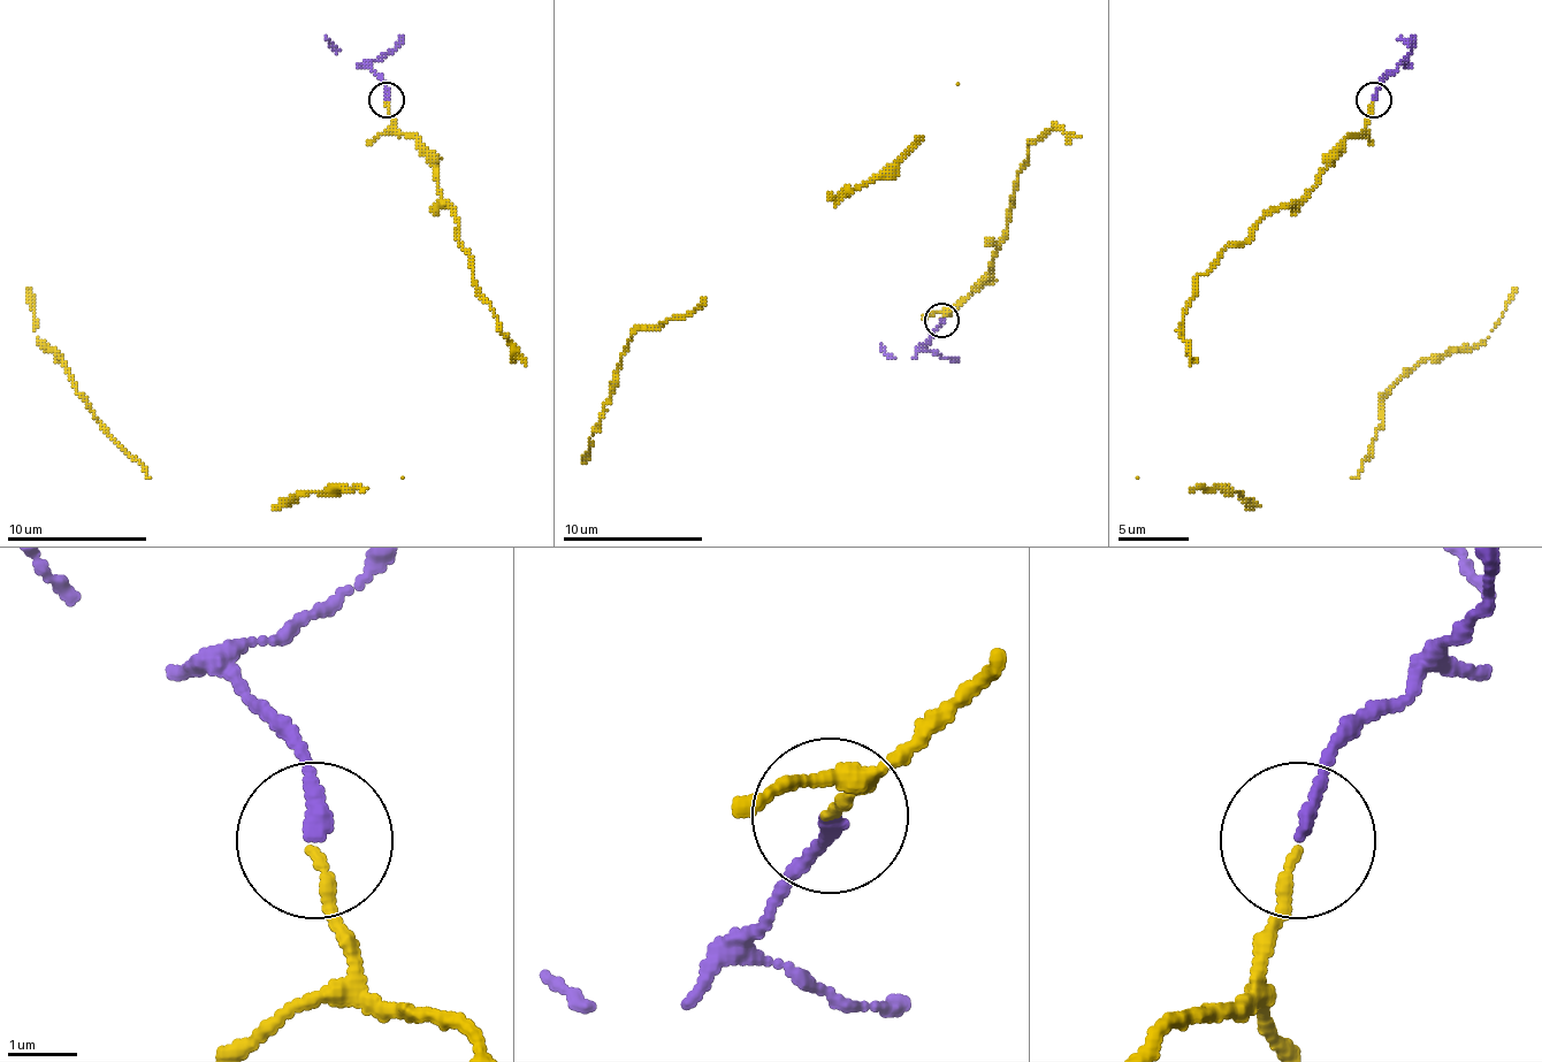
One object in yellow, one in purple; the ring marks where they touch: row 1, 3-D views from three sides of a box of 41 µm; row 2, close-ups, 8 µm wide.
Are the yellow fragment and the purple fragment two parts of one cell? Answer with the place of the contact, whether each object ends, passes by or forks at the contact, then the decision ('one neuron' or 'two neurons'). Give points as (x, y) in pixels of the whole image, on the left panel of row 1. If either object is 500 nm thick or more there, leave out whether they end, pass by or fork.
at (386, 100); yellow ends there; purple ends there; one neuron

